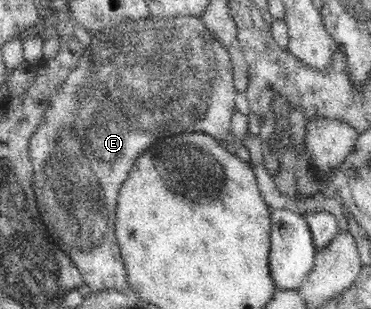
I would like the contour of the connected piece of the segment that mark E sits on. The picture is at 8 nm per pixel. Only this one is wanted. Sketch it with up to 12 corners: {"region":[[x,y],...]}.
{"region":[[200,17],[91,35],[27,151],[91,293],[129,270],[117,199],[150,146],[230,137]]}

